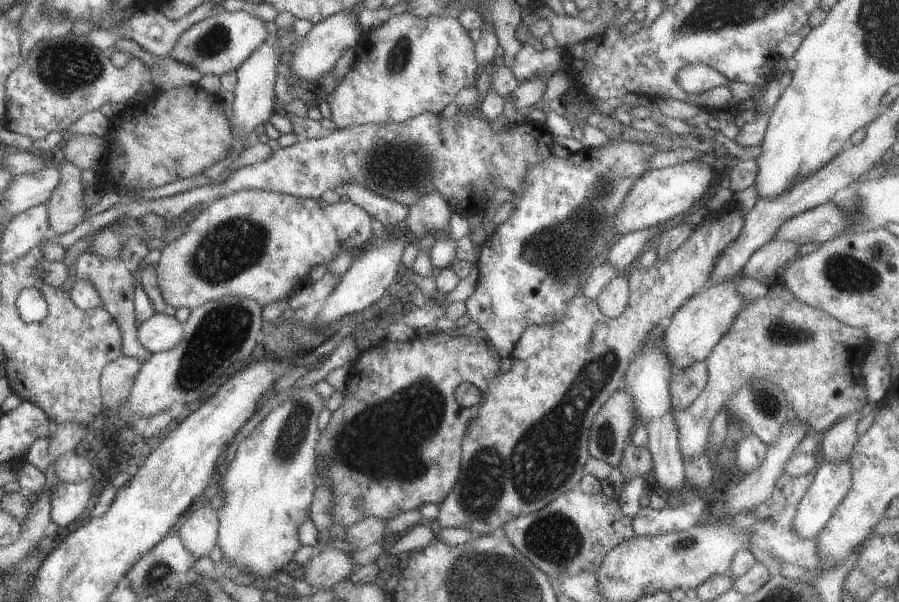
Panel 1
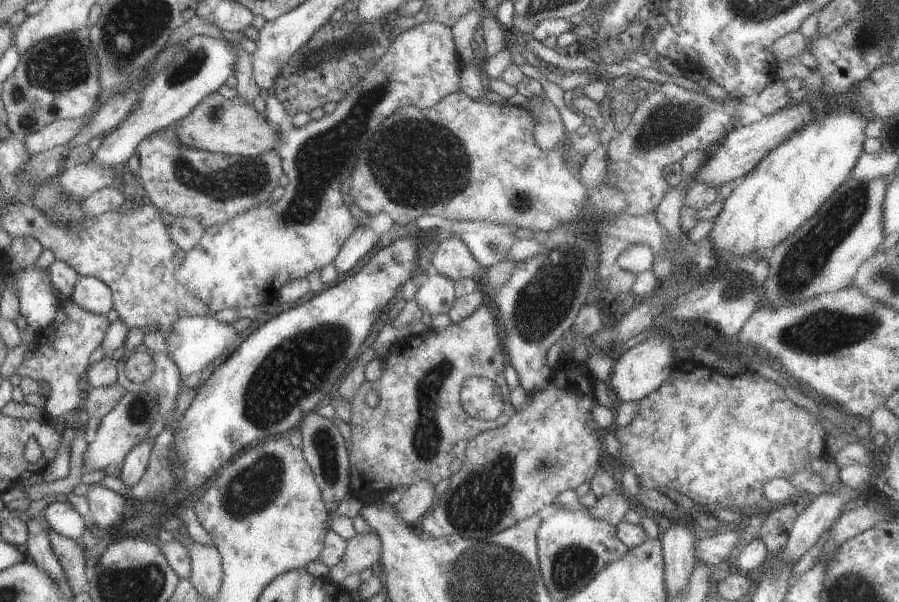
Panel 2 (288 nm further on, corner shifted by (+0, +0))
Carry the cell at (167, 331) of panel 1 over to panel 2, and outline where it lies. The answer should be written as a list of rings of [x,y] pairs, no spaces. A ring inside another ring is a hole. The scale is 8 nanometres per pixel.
[[[179,316],[171,322],[169,330],[163,334],[165,354],[175,362],[179,376],[187,378],[193,372],[201,372],[211,360],[223,358],[223,350],[235,342],[233,328],[219,324],[215,318],[201,318],[201,316]]]

